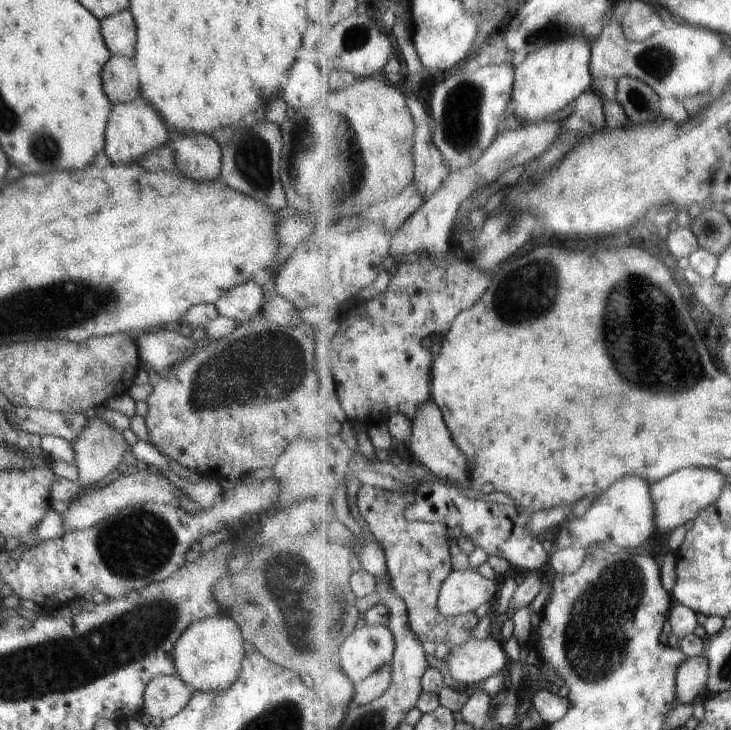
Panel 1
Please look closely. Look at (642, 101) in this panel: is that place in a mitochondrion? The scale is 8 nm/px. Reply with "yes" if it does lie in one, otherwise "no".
yes

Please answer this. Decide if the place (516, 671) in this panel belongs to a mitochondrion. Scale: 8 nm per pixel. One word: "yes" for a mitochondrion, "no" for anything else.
no

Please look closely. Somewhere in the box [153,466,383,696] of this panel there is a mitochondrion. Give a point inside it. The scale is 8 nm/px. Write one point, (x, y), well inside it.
(280, 581)

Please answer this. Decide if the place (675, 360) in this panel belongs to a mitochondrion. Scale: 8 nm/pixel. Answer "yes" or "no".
yes

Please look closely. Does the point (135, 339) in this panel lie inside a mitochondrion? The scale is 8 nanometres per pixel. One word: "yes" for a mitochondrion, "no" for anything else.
no

